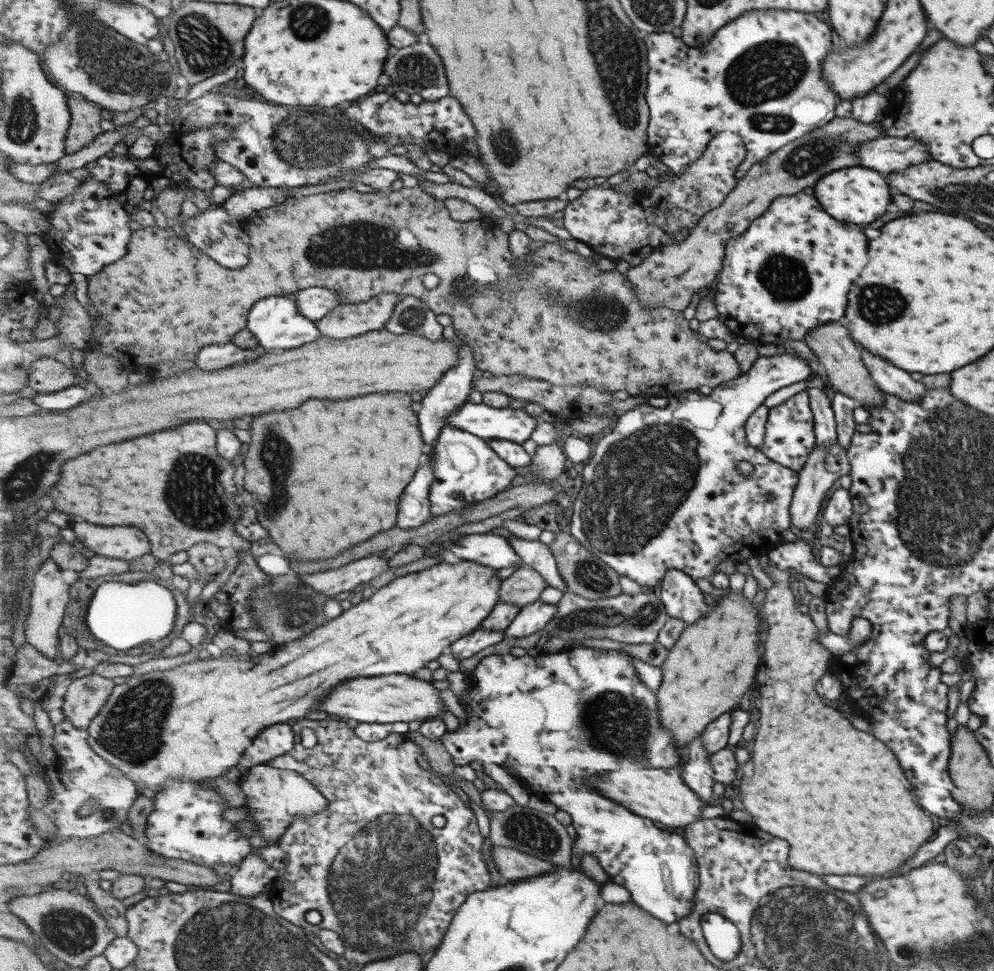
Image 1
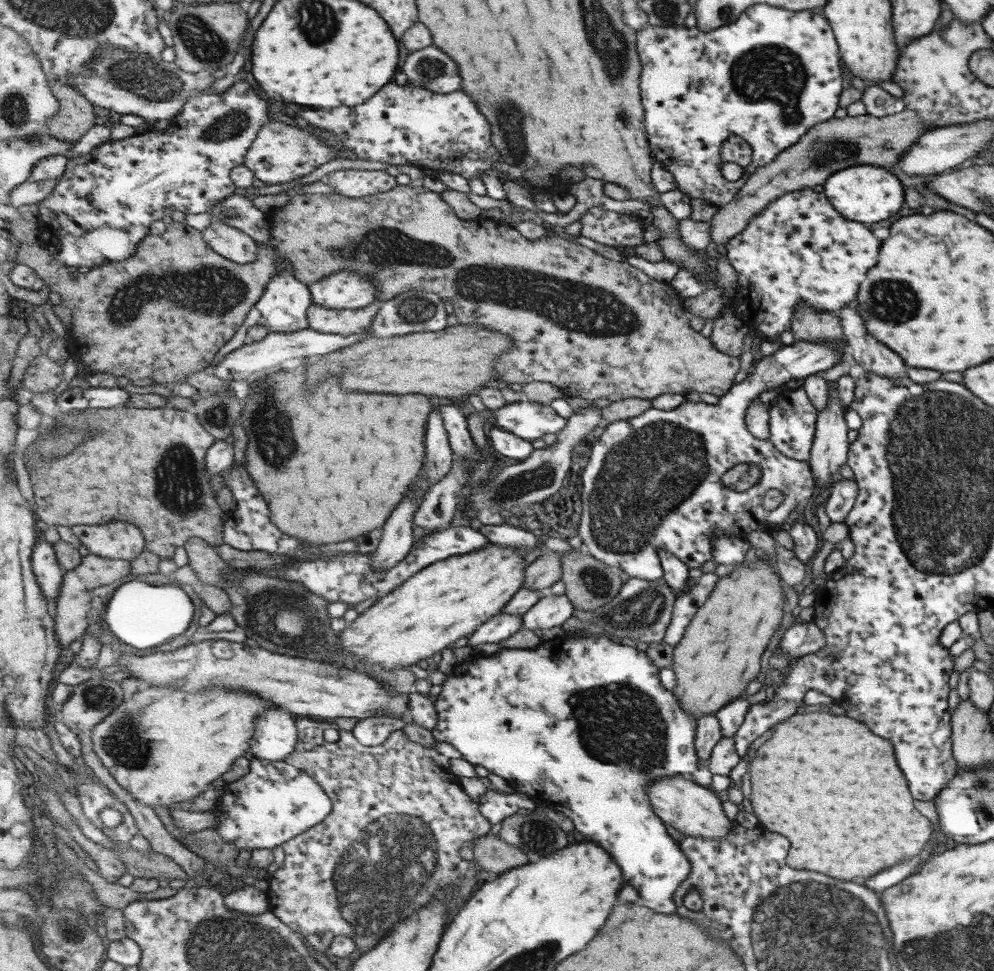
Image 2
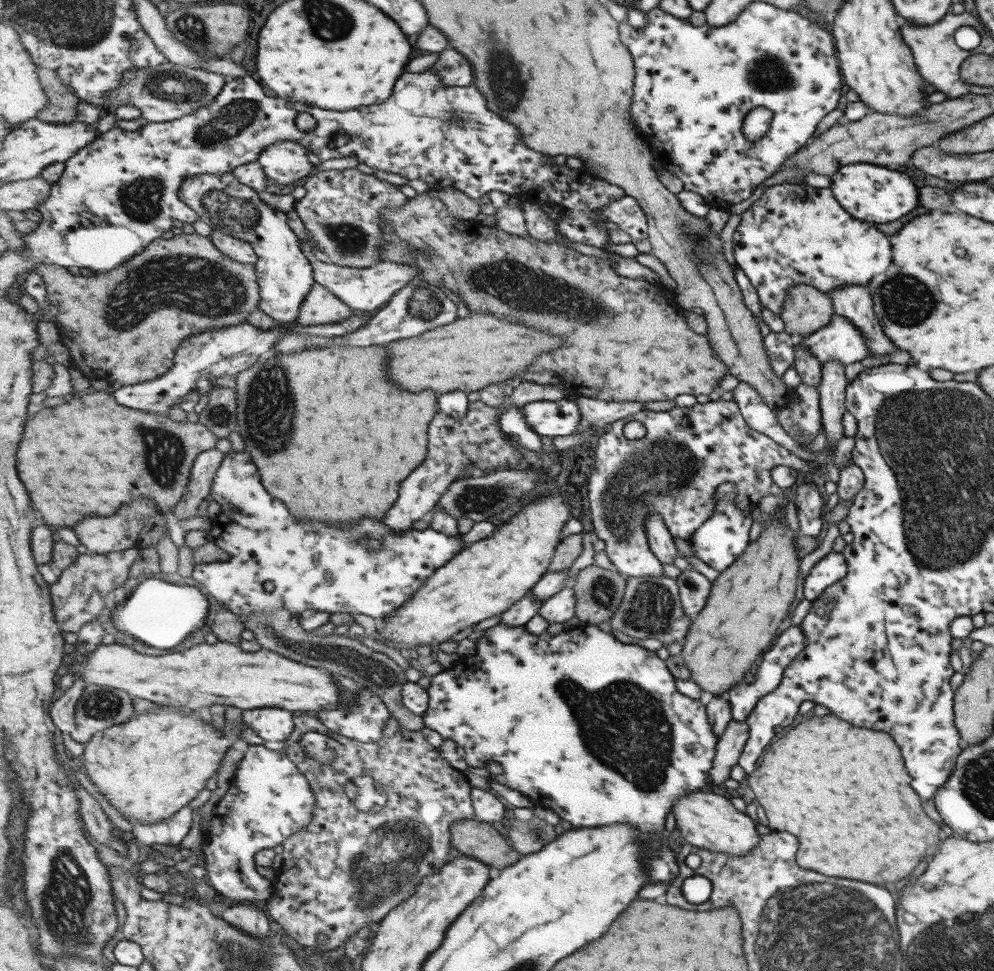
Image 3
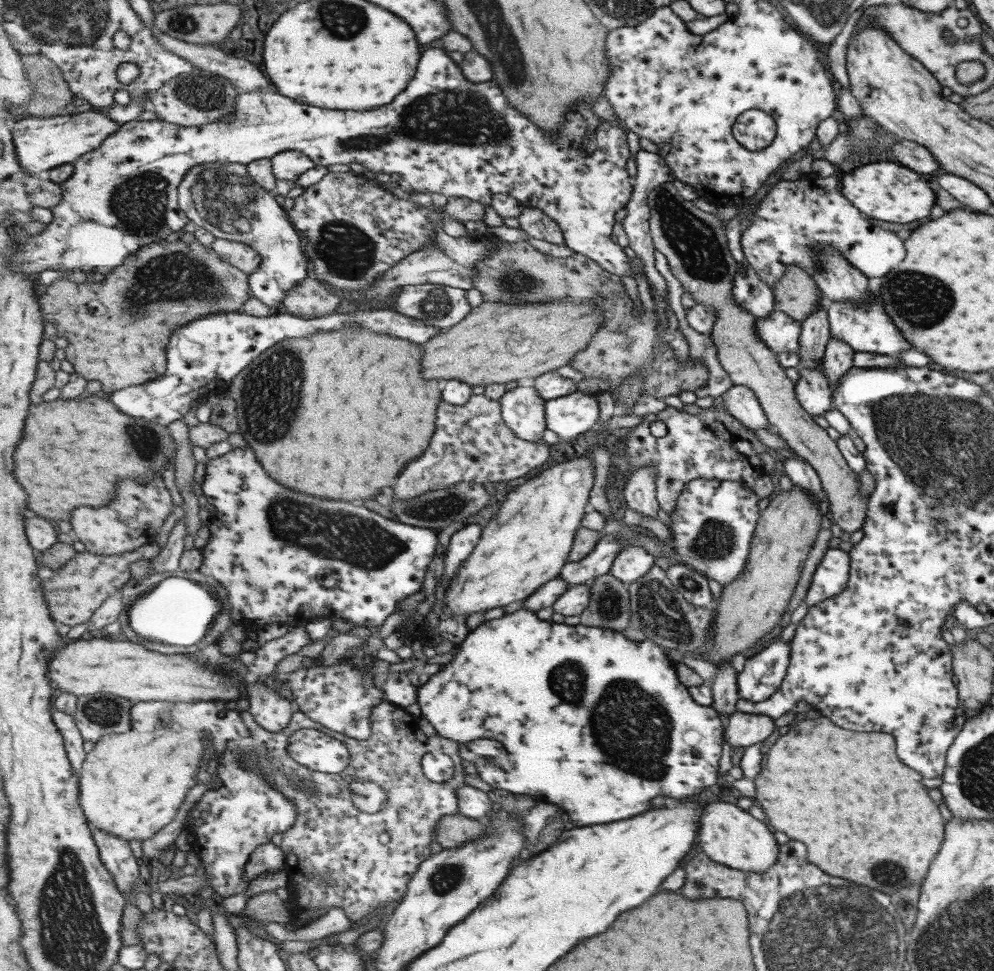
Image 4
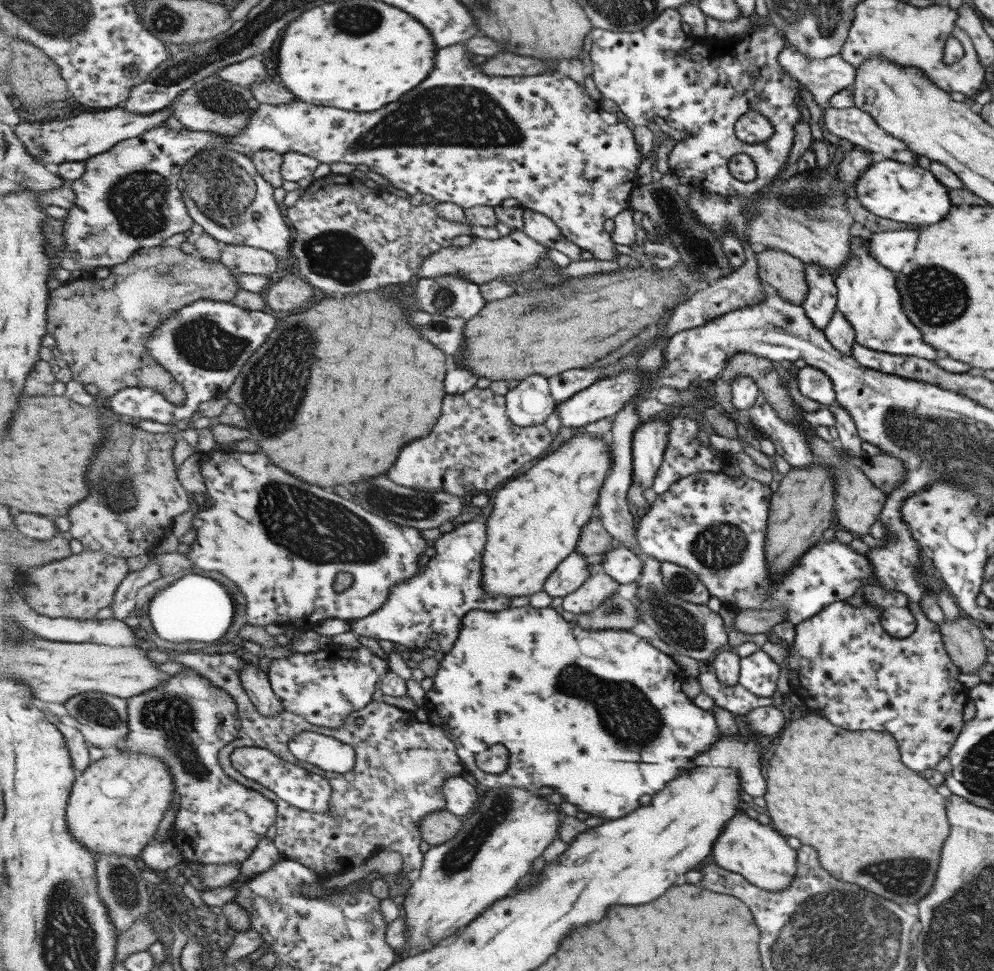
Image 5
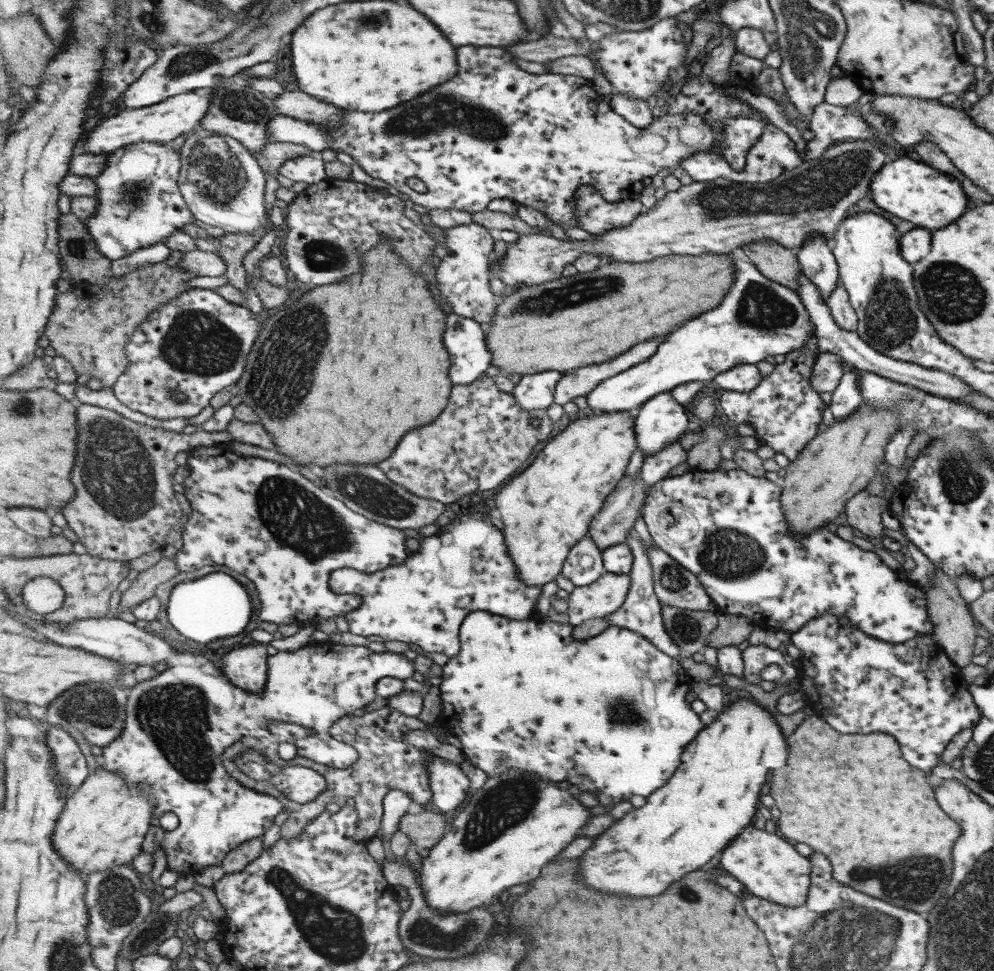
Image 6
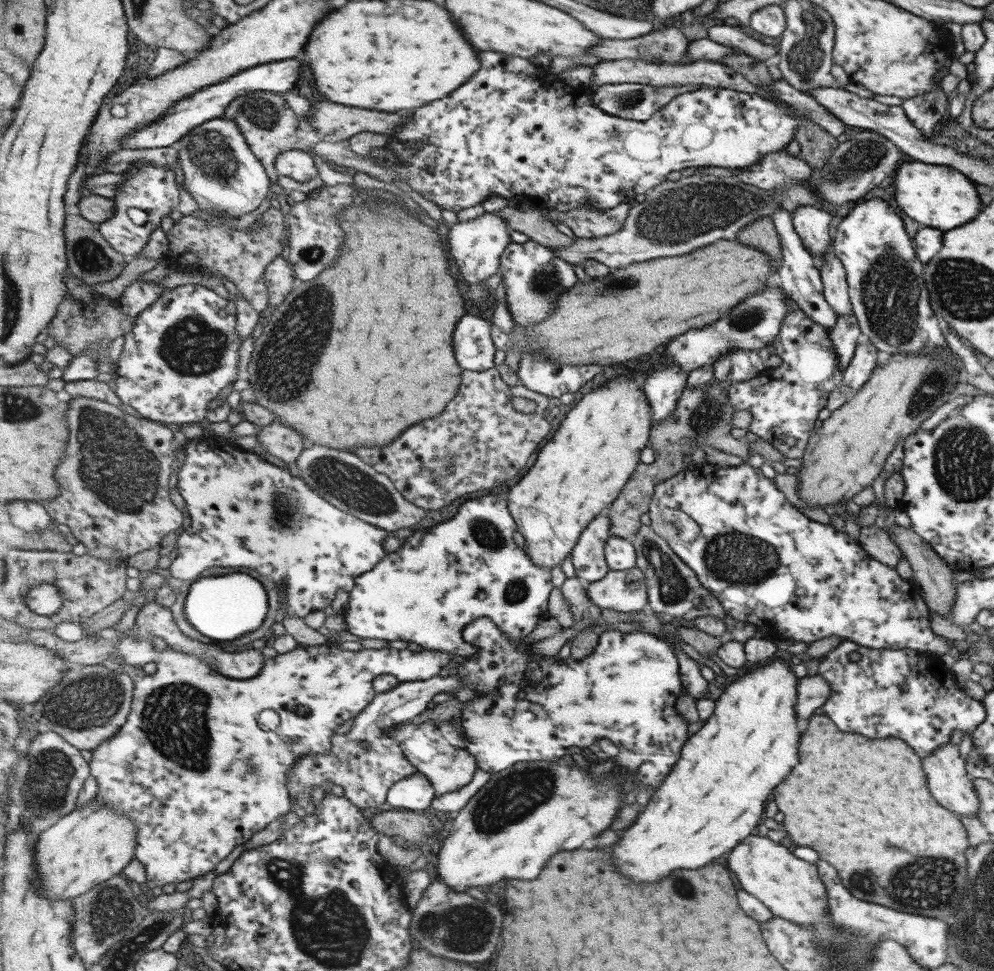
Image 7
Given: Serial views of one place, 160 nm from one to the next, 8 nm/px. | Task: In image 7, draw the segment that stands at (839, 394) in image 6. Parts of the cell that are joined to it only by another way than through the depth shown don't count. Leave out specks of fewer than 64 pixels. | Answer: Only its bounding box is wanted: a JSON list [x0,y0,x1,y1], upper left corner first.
[840,342,877,394]

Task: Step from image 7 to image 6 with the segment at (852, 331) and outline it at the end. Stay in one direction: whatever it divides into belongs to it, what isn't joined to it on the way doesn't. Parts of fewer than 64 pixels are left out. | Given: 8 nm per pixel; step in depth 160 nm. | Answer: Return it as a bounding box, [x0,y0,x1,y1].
[810,352,843,392]

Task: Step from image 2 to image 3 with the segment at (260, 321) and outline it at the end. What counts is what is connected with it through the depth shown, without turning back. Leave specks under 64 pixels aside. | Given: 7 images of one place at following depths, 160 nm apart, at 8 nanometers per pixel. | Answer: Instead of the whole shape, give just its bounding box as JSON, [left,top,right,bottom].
[180,171,316,326]

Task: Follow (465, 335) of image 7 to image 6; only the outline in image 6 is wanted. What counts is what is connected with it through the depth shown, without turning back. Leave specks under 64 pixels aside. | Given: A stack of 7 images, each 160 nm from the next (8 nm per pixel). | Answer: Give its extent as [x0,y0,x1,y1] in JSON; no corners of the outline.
[445,314,492,385]

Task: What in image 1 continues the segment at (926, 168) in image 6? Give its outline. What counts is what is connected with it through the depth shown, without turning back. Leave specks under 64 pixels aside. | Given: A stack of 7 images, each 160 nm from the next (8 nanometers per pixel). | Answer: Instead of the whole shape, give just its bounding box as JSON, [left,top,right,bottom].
[813,165,891,224]

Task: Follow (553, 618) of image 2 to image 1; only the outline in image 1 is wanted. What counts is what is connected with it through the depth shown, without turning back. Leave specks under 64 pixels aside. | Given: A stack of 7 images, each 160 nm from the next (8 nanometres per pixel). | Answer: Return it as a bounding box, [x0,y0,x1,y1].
[505,599,557,638]

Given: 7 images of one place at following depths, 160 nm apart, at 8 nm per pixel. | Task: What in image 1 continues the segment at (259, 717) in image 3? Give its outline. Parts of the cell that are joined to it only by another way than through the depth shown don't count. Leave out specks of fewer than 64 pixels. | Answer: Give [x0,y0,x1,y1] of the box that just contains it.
[240,723,296,769]

